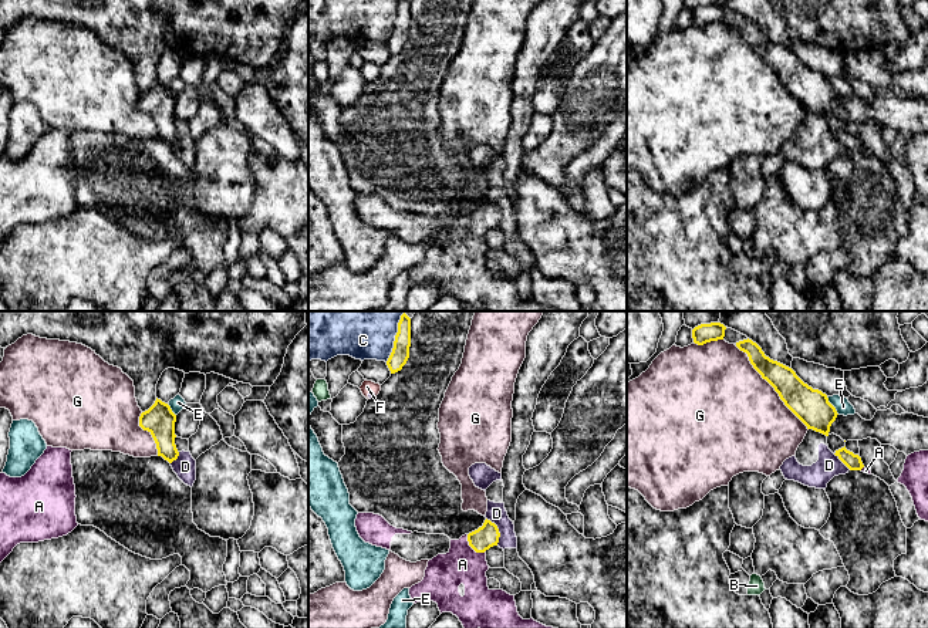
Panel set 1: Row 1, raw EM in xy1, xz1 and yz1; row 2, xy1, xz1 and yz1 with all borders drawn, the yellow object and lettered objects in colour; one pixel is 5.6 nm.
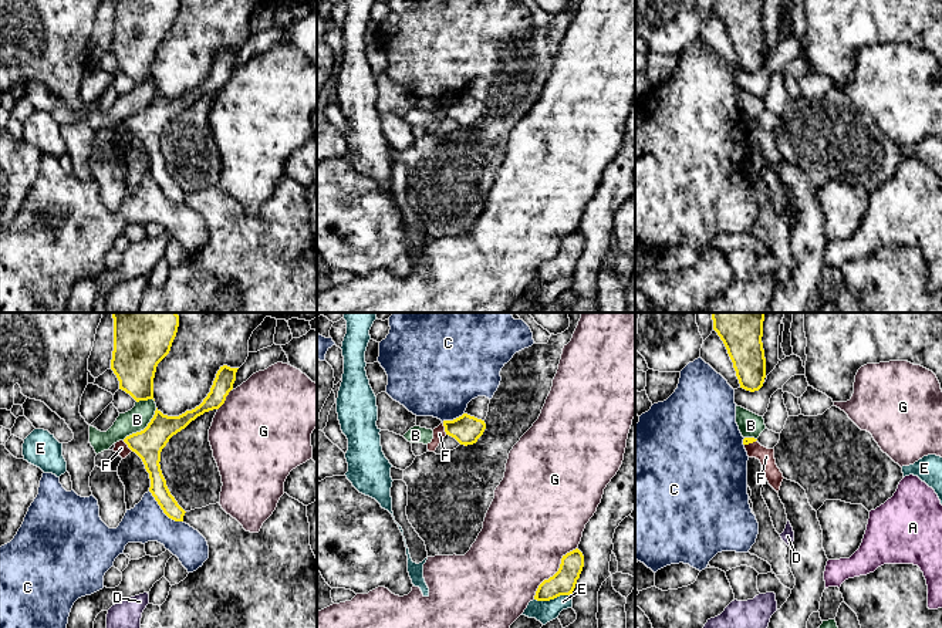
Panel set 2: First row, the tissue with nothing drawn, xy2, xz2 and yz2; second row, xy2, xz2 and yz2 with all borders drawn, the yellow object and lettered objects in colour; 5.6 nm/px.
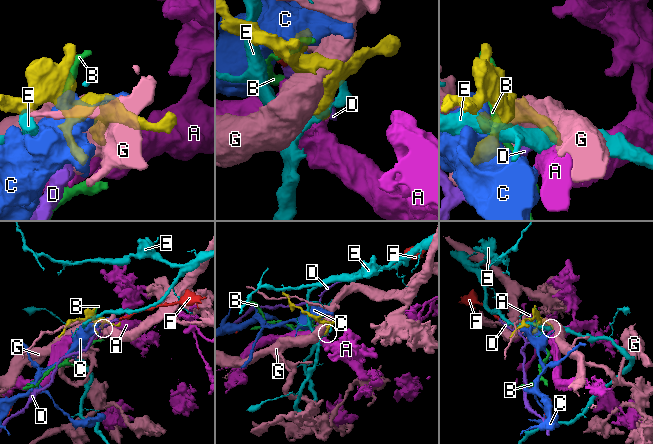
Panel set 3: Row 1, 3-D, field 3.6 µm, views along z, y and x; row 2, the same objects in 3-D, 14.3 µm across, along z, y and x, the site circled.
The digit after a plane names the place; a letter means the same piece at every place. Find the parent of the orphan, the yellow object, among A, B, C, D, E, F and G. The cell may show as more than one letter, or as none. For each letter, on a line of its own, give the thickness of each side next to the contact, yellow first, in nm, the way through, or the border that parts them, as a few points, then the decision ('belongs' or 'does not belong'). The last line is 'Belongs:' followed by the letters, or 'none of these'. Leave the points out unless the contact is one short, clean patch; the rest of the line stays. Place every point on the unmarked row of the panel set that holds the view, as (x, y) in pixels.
A: calibres 130 and 220 nm; way xz1 (486, 218), (472, 229), (462, 246); belongs
B: calibres 170 and 140 nm; does not belong
C: calibres 100 and 240 nm; does not belong
D: calibres 130 and 110 nm; border xz1 (486, 199), (498, 210), (498, 226); does not belong
E: calibres 140 and 130 nm; does not belong
F: calibres 170 and 70 nm; border xz2 (442, 104), (446, 115); does not belong
G: calibres 190 and 500 nm; does not belong
Belongs: A

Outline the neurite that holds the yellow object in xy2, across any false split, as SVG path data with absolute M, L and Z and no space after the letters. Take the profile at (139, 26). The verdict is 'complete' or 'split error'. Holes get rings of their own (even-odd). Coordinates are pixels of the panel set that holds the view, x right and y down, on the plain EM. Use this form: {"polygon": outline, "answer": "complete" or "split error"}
{"polygon": "M114 0L111 51L136 84L153 81L158 45L169 36L179 0Z", "answer": "complete"}

